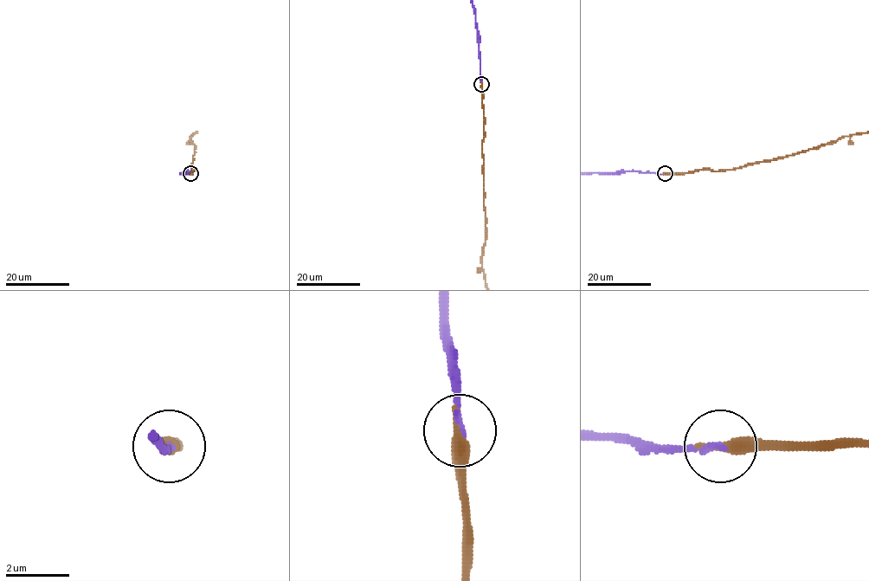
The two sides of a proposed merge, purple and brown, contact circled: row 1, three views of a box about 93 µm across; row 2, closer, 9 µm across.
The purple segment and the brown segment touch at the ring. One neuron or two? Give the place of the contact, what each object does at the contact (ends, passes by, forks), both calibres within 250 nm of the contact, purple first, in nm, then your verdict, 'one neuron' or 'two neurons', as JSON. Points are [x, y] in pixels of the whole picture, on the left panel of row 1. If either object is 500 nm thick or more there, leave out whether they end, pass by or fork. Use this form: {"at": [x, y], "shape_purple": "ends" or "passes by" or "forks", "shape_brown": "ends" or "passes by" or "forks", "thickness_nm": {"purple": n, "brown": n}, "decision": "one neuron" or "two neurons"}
{"at": [190, 173], "shape_purple": "ends", "shape_brown": "ends", "thickness_nm": {"purple": 140, "brown": 440}, "decision": "one neuron"}

